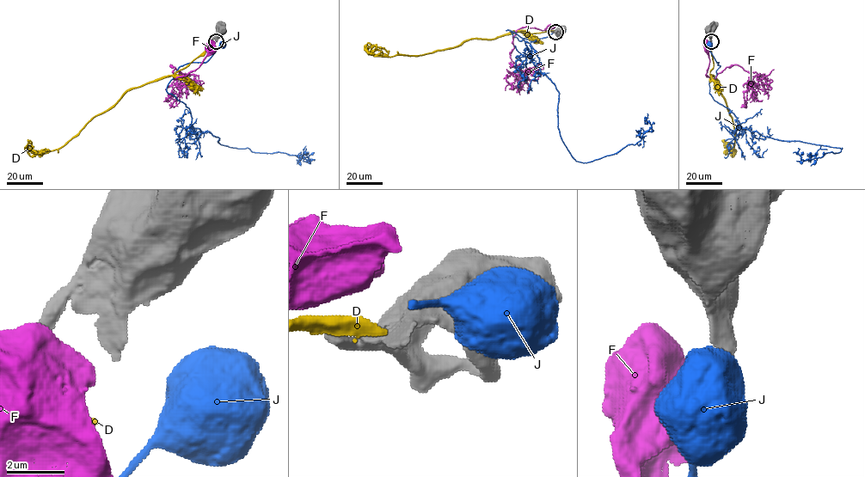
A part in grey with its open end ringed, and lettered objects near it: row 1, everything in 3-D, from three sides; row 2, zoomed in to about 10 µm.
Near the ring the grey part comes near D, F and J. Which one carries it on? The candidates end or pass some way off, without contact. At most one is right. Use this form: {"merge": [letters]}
{"merge": ["D"]}

